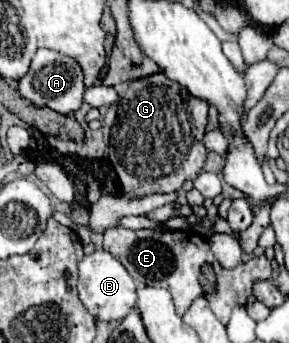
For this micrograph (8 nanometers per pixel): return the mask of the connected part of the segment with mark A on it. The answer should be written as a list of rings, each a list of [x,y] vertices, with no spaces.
[[[40,48],[32,58],[28,74],[16,82],[16,90],[26,100],[32,100],[36,108],[52,108],[54,112],[60,112],[62,116],[72,116],[76,110],[80,110],[84,102],[84,92],[86,92],[84,72],[80,64],[76,64],[76,60],[72,60],[70,56],[52,52],[48,48]]]

